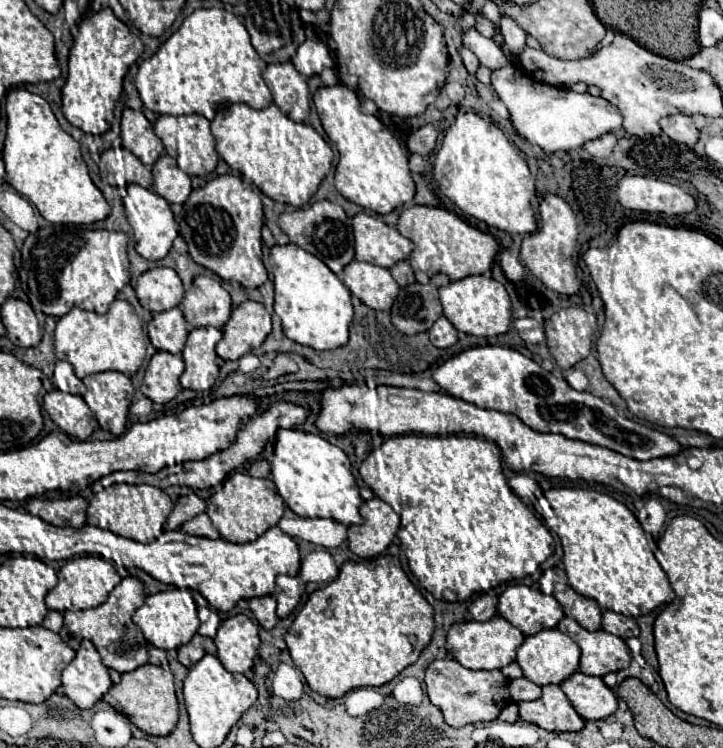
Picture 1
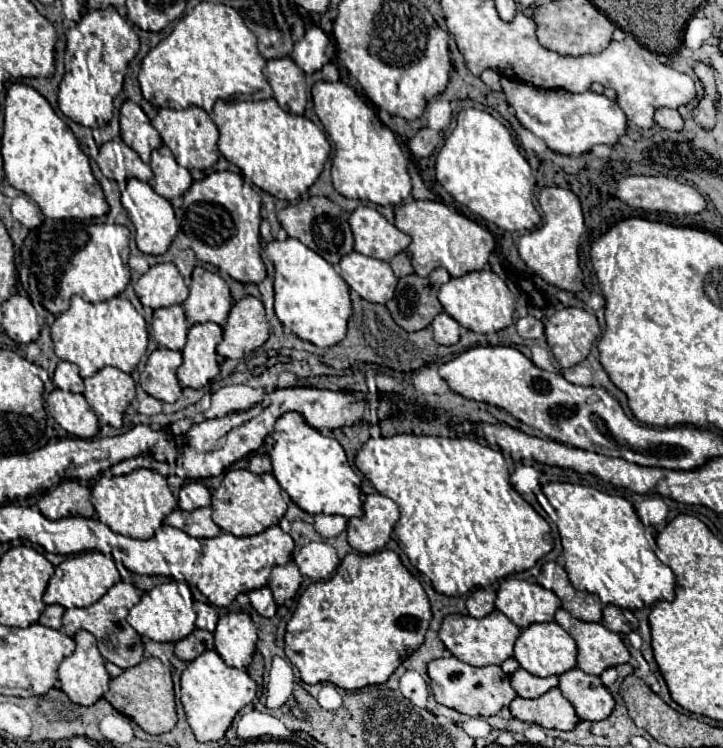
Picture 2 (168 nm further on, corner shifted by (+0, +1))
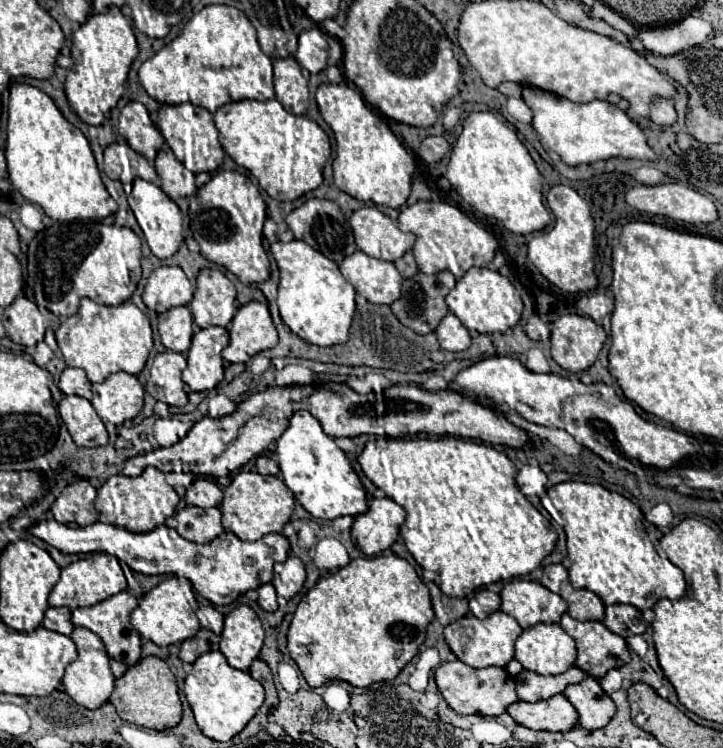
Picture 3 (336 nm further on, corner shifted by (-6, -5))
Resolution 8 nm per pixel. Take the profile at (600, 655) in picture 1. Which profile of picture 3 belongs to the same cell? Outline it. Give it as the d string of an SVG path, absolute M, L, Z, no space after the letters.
M563 614L561 628L575 640L577 644L577 666L593 676L603 678L609 670L621 668L631 662L631 652L627 642L607 630L603 622L579 622L569 614Z

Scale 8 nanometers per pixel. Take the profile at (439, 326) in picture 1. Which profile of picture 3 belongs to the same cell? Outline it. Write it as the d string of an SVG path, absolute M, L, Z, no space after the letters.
M447 314L439 328L435 330L437 338L439 338L439 344L443 346L443 350L451 350L451 352L459 352L459 350L465 350L469 348L471 344L471 336L469 336L469 330L459 322L459 318L455 314Z

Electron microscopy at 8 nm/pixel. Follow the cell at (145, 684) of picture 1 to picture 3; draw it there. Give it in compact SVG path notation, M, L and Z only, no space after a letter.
M155 656L141 658L131 666L125 676L115 682L115 690L109 702L117 708L117 714L131 724L149 728L149 730L169 730L181 722L181 700L177 694L177 680L169 666Z

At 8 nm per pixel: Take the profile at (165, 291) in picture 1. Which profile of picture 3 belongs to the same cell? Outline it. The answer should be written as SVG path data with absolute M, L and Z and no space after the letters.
M161 266L151 272L143 292L143 302L153 312L167 312L175 306L187 306L194 290L194 280L189 280L181 268Z

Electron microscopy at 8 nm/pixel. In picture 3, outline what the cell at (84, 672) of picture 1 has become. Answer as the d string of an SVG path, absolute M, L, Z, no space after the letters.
M75 628L73 634L71 634L73 642L77 644L77 660L73 664L67 666L65 670L65 676L63 676L63 686L65 686L65 692L79 704L79 706L85 706L89 710L95 710L95 708L101 708L111 692L113 692L113 686L115 686L115 678L121 678L125 672L127 672L127 666L123 662L117 662L117 660L111 660L111 668L109 668L109 656L107 656L107 650L101 642L101 638L97 634L93 634L91 630L87 628Z

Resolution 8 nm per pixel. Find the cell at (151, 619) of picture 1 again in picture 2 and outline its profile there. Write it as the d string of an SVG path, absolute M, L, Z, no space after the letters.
M172 580L155 586L153 590L145 592L129 610L127 622L141 634L155 642L179 642L195 630L196 614L193 612L194 598L190 587L185 582Z

